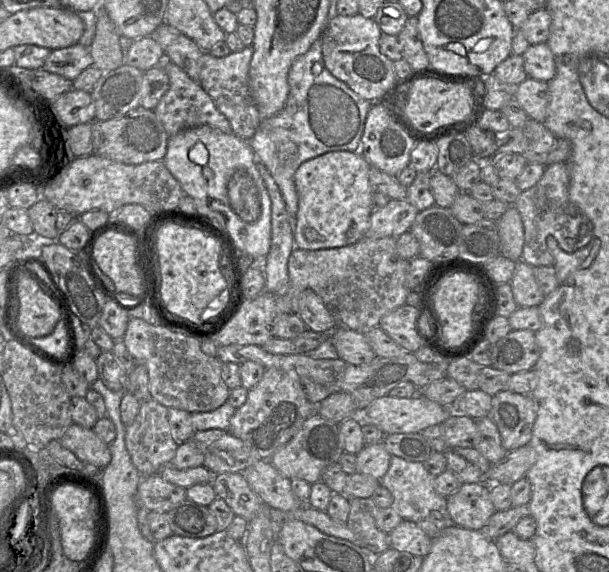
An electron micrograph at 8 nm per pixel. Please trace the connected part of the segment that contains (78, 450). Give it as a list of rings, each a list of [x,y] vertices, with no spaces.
[[[72,423],[59,441],[80,460],[100,469],[104,469],[111,461],[109,445],[97,436],[93,428]]]

